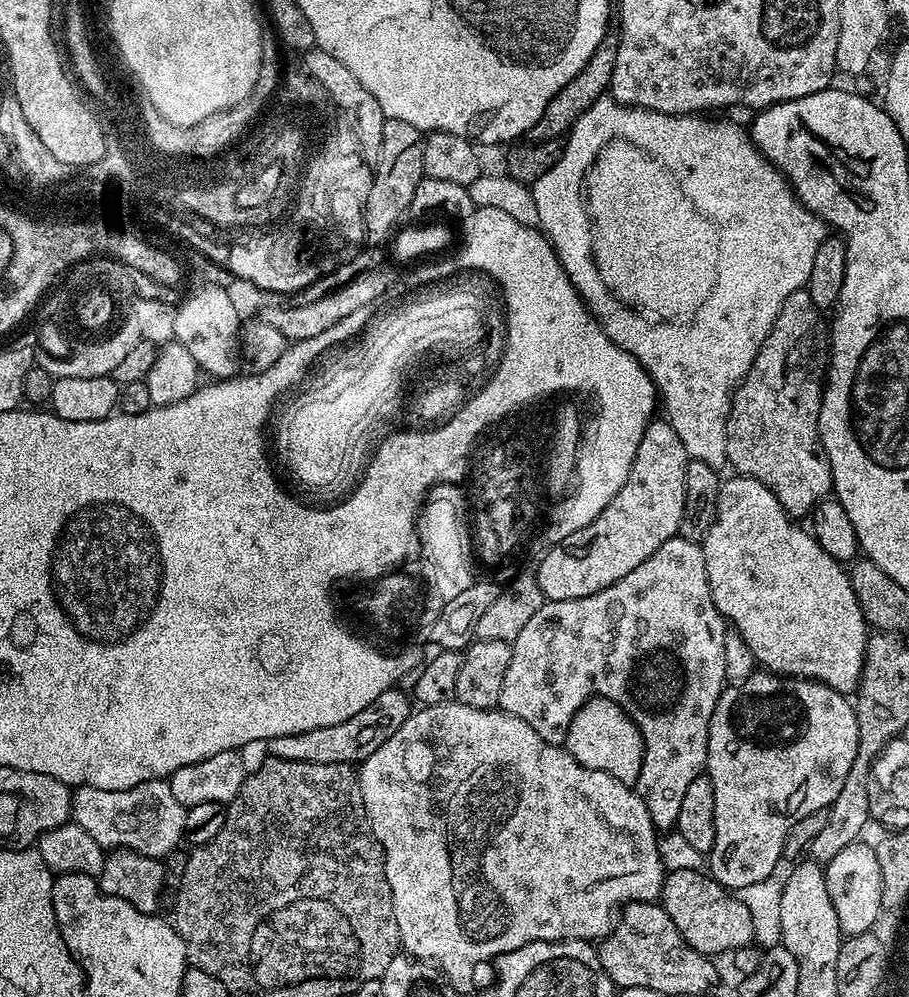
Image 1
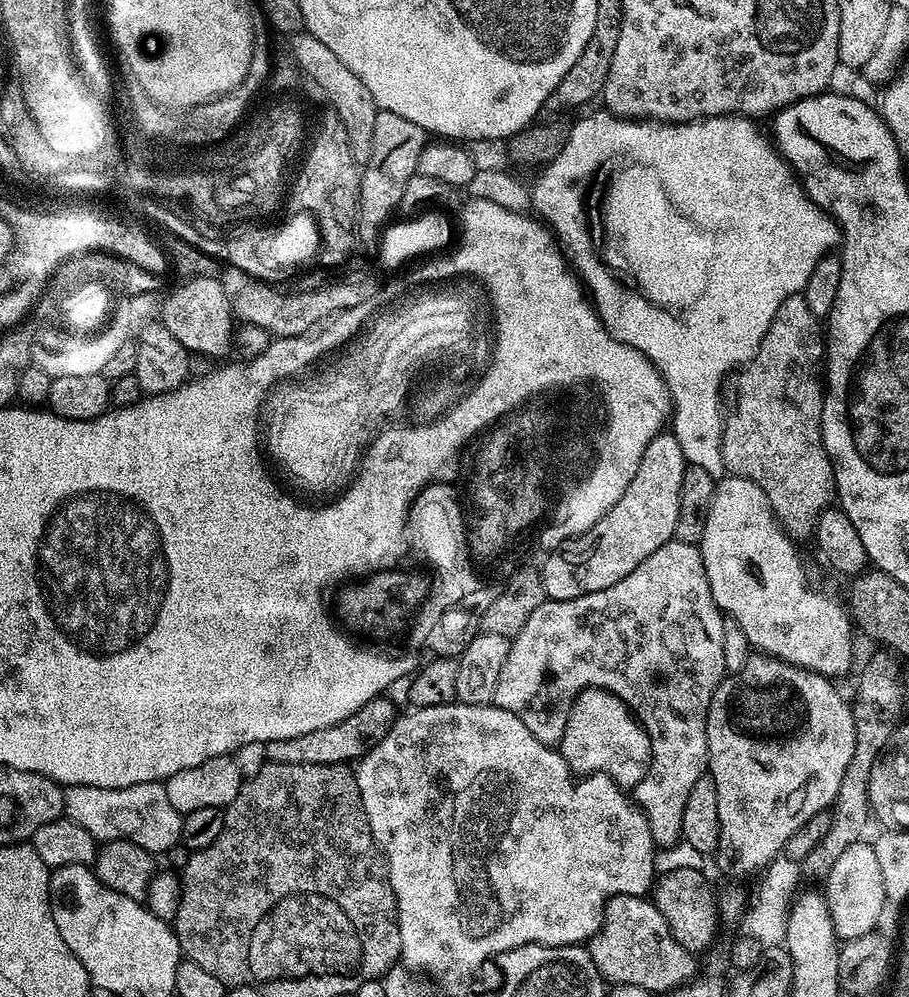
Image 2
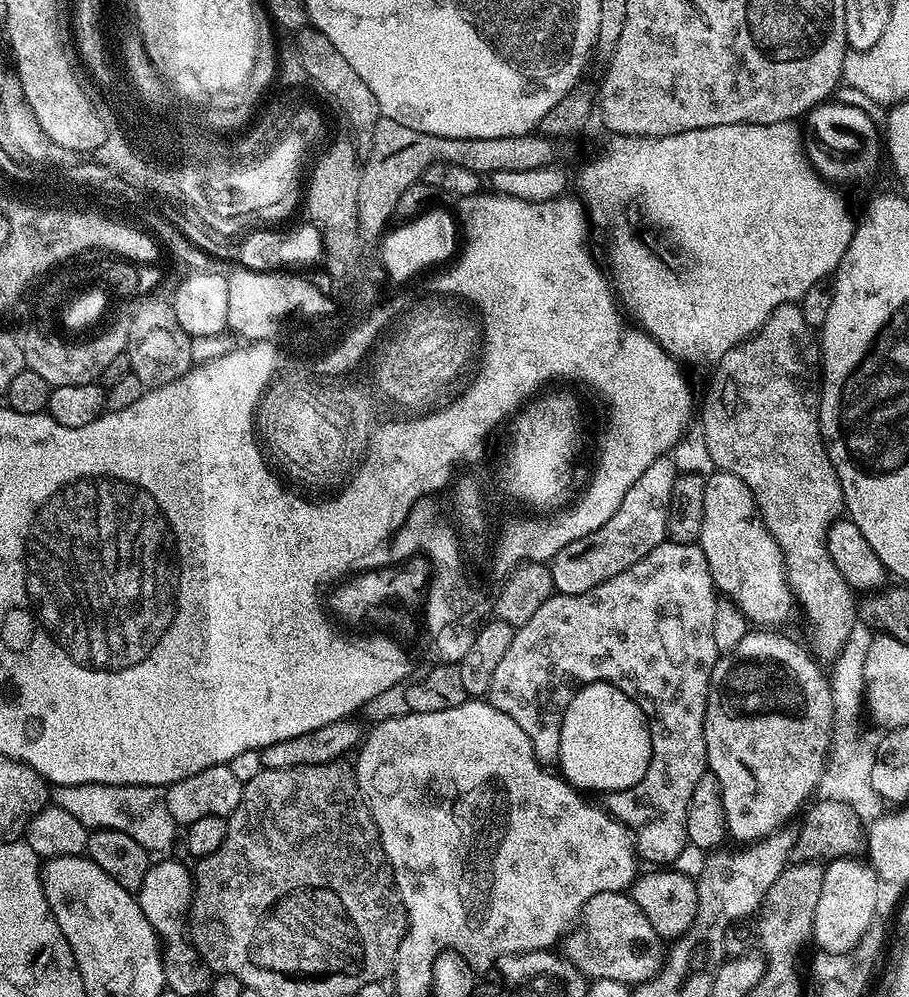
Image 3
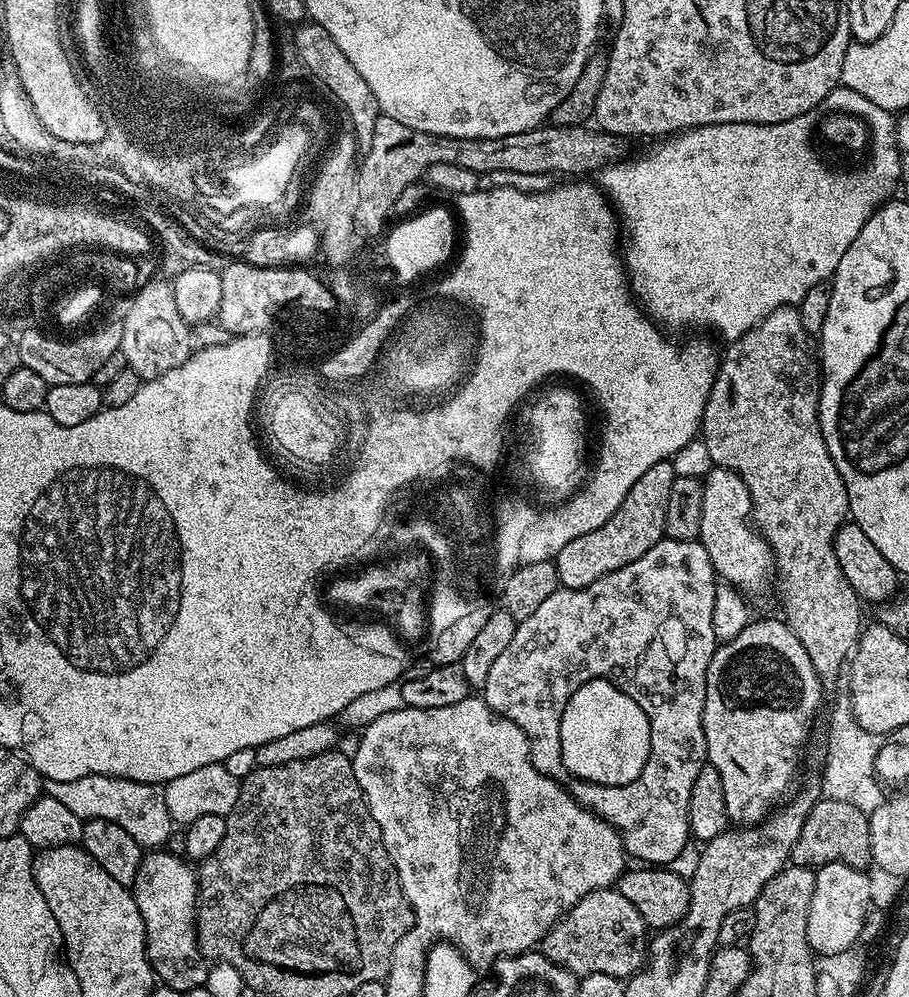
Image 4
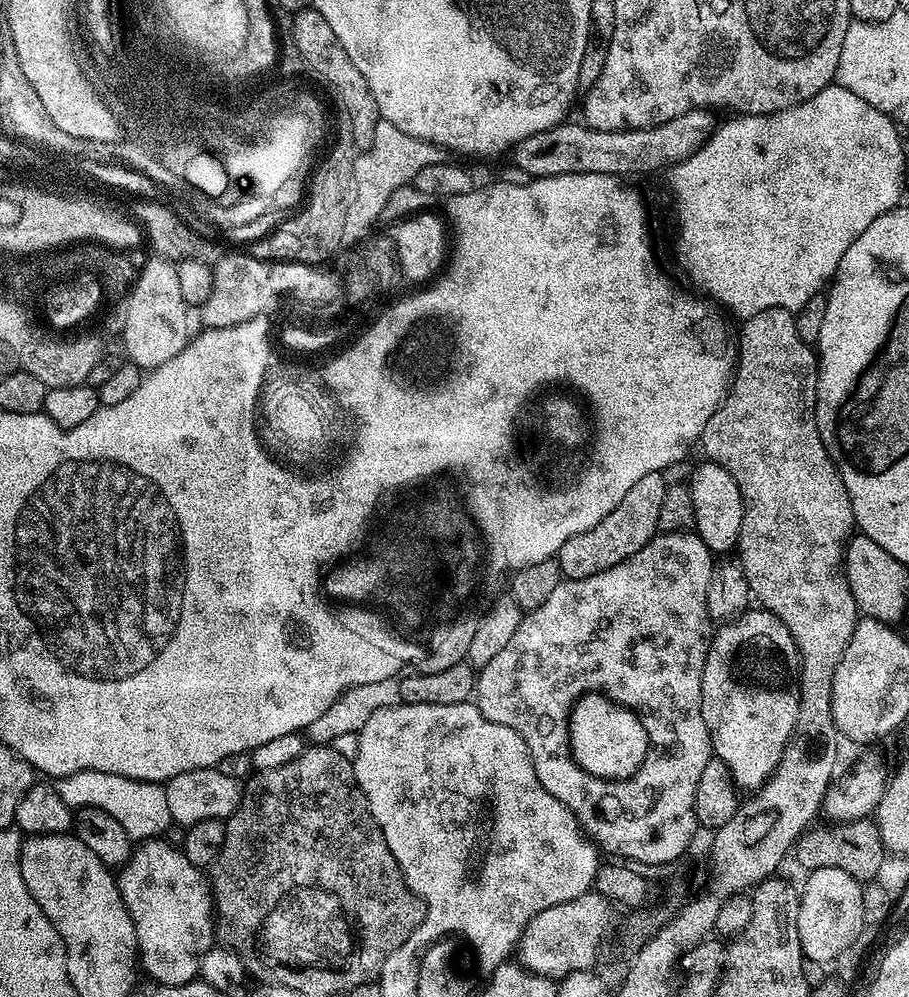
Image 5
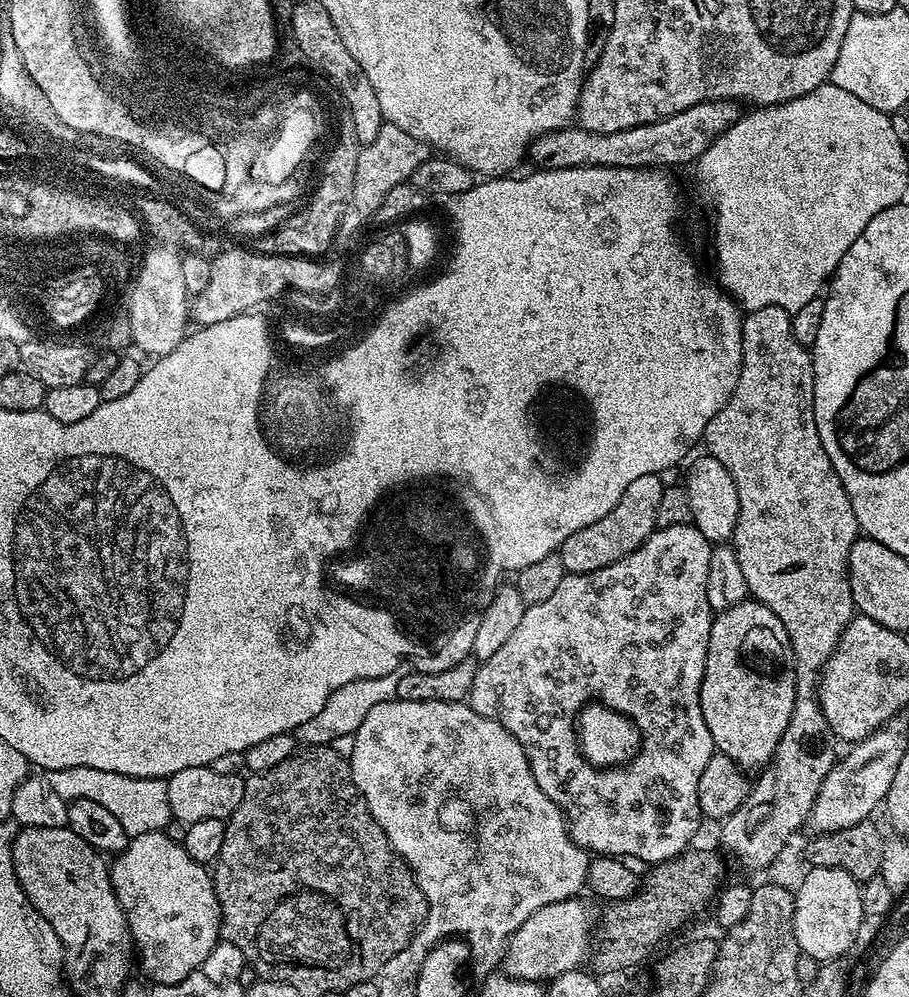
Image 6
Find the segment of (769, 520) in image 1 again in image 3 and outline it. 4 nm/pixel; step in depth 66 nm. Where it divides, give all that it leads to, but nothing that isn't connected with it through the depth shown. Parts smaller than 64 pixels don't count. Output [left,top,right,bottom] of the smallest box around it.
[698,470,794,626]

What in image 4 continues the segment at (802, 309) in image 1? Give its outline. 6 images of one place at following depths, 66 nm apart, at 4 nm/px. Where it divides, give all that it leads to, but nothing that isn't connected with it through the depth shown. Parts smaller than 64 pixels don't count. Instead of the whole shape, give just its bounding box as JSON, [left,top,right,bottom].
[702,306,862,686]

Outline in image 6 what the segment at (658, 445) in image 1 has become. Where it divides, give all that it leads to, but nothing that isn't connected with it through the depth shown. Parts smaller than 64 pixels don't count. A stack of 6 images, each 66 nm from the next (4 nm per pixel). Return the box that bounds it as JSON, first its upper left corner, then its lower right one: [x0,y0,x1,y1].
[558,474,665,574]

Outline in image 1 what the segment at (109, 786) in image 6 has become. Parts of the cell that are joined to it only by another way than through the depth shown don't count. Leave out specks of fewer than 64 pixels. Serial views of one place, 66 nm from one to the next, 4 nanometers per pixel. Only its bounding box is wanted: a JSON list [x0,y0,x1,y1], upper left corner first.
[72,779,184,858]

